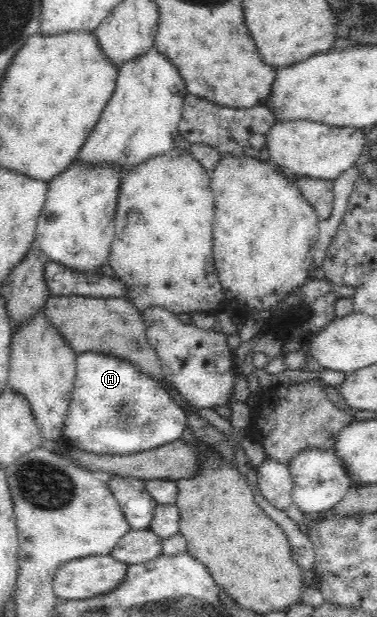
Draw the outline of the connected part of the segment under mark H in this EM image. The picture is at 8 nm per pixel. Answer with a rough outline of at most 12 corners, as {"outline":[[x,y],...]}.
{"outline":[[77,353],[63,443],[128,455],[181,439],[184,408],[121,357]]}

